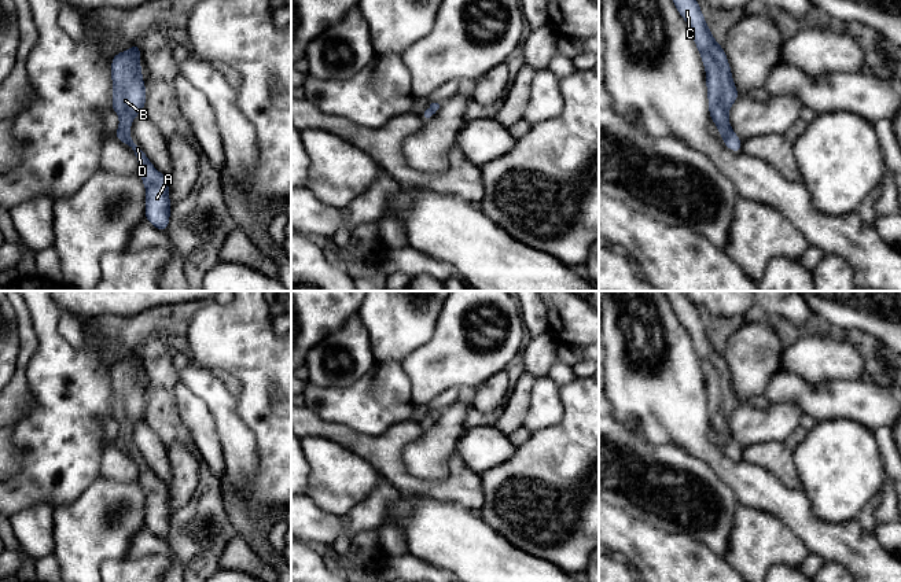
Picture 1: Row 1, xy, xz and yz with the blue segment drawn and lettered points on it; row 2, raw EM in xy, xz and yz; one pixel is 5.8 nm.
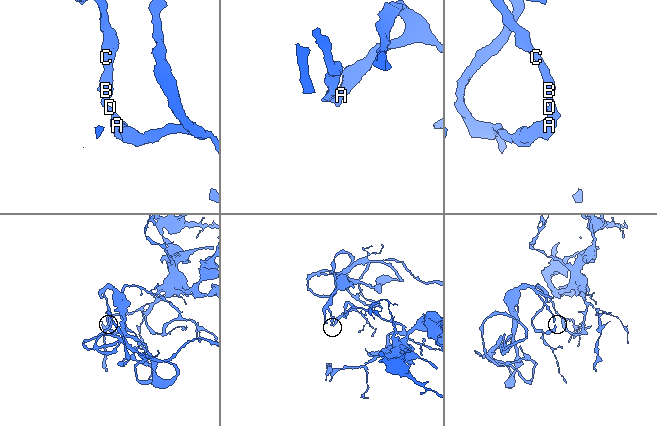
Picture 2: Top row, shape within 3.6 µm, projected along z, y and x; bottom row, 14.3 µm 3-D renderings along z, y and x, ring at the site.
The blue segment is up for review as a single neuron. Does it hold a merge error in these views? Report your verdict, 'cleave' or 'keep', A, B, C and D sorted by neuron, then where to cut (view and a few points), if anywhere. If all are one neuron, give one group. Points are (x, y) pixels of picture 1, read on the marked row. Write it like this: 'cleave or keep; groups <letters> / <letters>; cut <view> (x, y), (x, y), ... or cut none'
keep; groups A B C D; cut none

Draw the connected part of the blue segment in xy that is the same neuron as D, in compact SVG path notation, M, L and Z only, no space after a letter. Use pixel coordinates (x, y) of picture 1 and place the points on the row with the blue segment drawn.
M133 43L129 51L118 52L111 58L111 108L119 117L119 126L113 135L130 147L137 158L139 174L146 187L146 220L157 229L168 232L173 206L169 202L168 176L152 166L143 148L132 140L129 133L135 117L144 111L147 100L139 60L140 51L140 44Z

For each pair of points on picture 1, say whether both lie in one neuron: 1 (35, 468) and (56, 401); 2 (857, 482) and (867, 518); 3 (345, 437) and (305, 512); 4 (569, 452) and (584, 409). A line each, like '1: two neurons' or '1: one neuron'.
1: one neuron
2: two neurons
3: two neurons
4: one neuron

